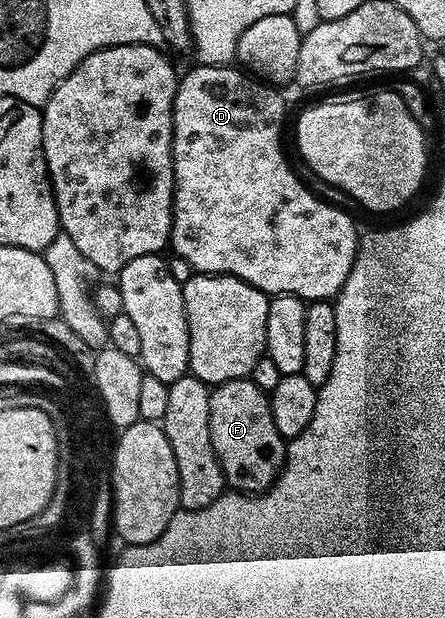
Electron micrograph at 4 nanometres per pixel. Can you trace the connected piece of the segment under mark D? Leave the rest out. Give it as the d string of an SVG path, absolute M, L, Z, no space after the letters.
M200 63L194 66L178 80L173 104L171 249L197 273L238 277L267 295L286 293L306 303L336 298L355 263L359 232L343 210L320 201L293 174L281 150L285 101L277 94L280 92L237 67Z

